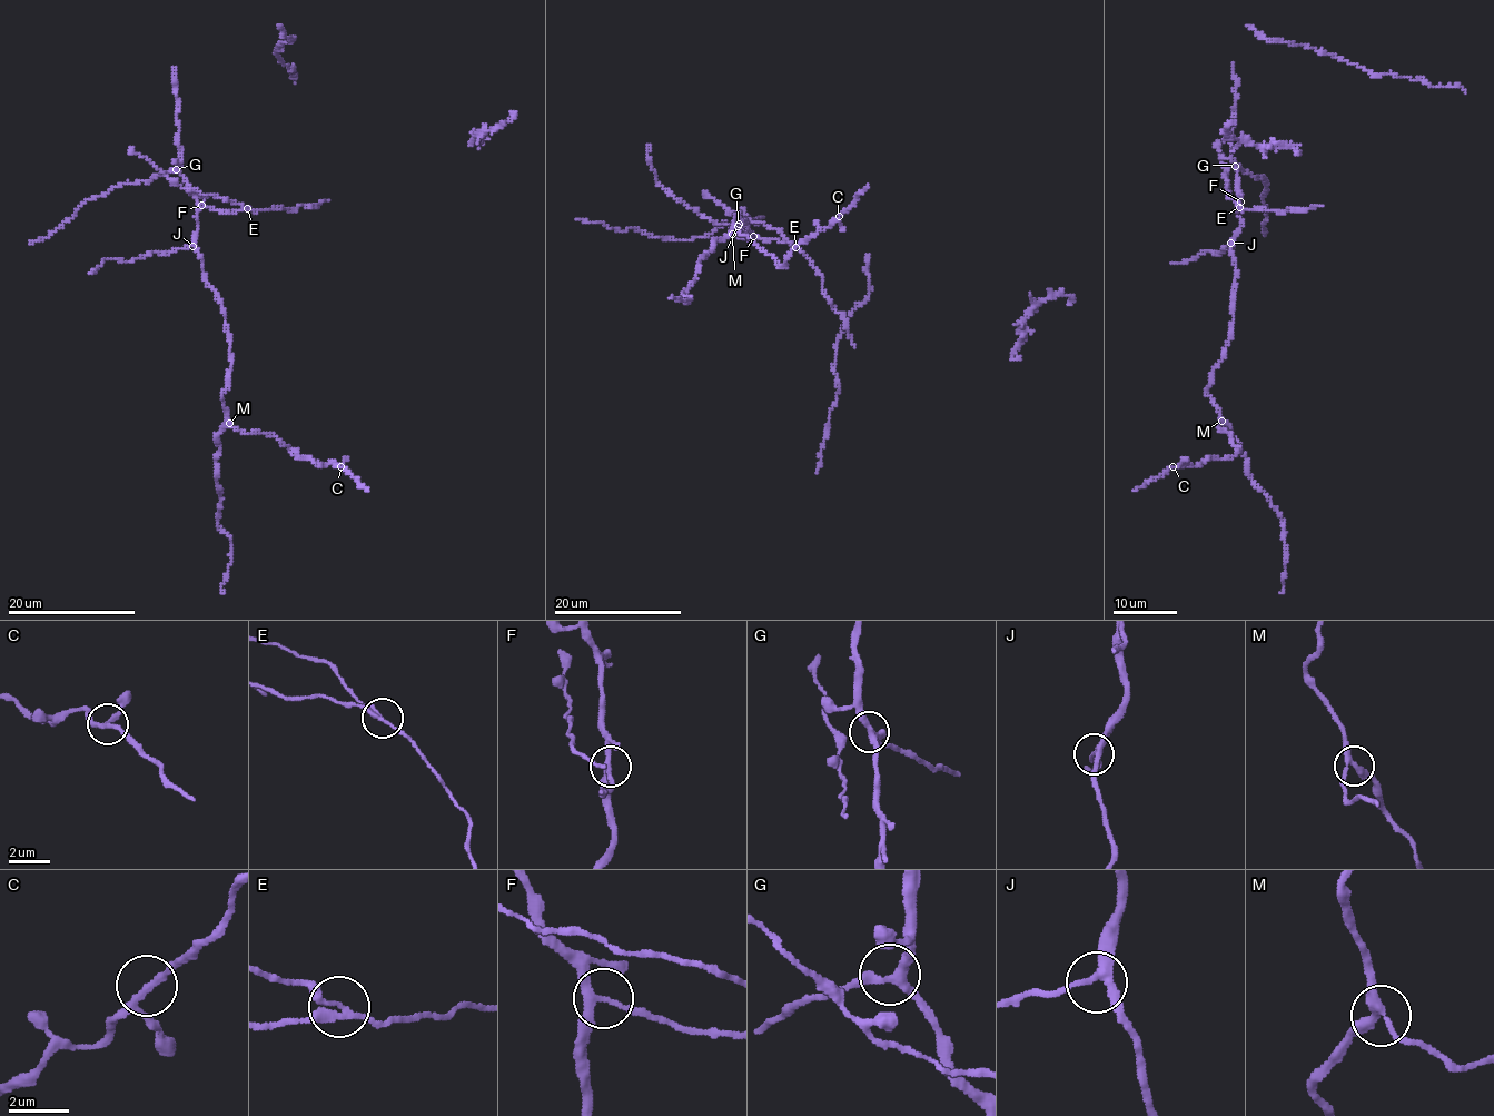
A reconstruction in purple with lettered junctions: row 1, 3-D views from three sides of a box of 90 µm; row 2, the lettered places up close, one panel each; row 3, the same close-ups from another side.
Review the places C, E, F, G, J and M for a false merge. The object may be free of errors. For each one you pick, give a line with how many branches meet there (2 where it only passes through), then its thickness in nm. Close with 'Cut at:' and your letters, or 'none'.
E: branches 3; calibre 200 nm
Cut at: E

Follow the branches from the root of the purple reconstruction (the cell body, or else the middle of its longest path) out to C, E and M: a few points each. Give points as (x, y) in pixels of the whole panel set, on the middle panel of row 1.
C: (744, 229), (750, 235), (741, 228), (740, 236), (750, 239), (735, 217), (733, 230), (780, 268), (839, 216)
E: (744, 229), (762, 239), (780, 239), (795, 246)
M: (744, 229), (750, 235), (743, 237), (741, 228), (740, 236), (750, 239), (745, 223), (735, 217), (732, 234)

